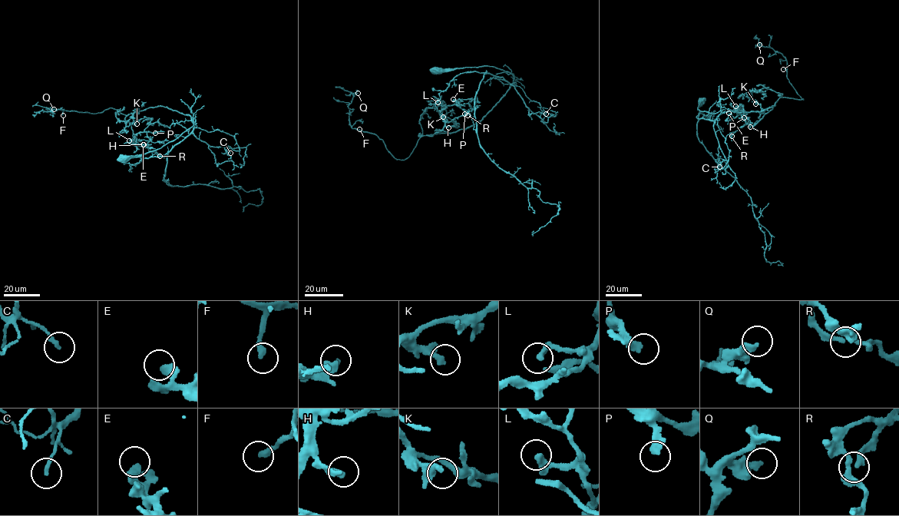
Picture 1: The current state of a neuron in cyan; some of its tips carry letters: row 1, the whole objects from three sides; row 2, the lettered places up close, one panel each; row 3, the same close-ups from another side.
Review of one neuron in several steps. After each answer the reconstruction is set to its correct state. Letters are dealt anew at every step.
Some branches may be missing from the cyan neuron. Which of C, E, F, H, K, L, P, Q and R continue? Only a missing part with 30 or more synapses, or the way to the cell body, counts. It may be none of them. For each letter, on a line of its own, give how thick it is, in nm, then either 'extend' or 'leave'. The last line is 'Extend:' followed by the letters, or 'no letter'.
C: 180 nm | leave
E: 320 nm | leave
F: 280 nm | extend
H: 240 nm | leave
K: 220 nm | leave
L: 200 nm | leave
P: 320 nm | leave
Q: 260 nm | leave
R: 260 nm | leave
Extend: F

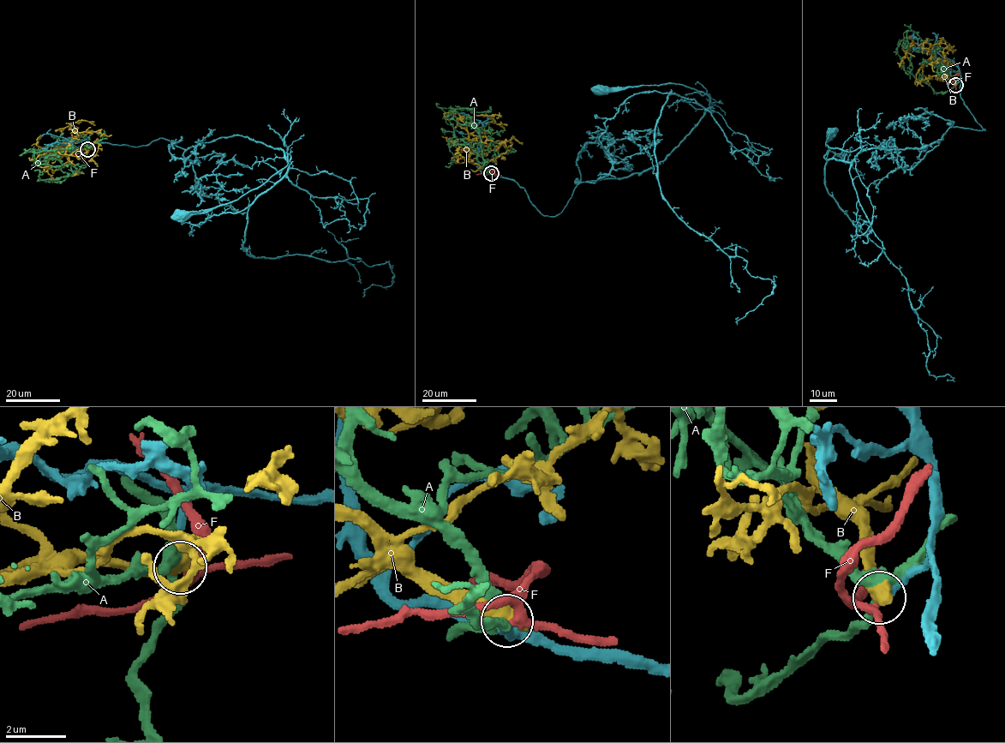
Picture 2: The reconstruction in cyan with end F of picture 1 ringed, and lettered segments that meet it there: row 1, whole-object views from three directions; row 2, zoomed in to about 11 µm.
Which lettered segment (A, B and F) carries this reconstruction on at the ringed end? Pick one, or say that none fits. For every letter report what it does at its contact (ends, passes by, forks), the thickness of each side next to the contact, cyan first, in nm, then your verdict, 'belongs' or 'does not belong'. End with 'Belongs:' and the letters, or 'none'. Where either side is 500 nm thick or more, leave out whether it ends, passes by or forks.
A: it forks; calibres 340 and 320 nm; does not belong
B: it ends; calibres 300 and 480 nm; does not belong
F: it forks; calibres 280 and 190 nm; does not belong
Belongs: none

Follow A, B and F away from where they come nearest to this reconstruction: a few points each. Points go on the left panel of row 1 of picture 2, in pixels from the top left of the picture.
A: (87, 146), (72, 152), (48, 145), (38, 151), (32, 150), (39, 152), (72, 147)
B: (88, 148), (55, 149), (36, 158), (38, 164), (53, 170)
F: (88, 150), (83, 136)

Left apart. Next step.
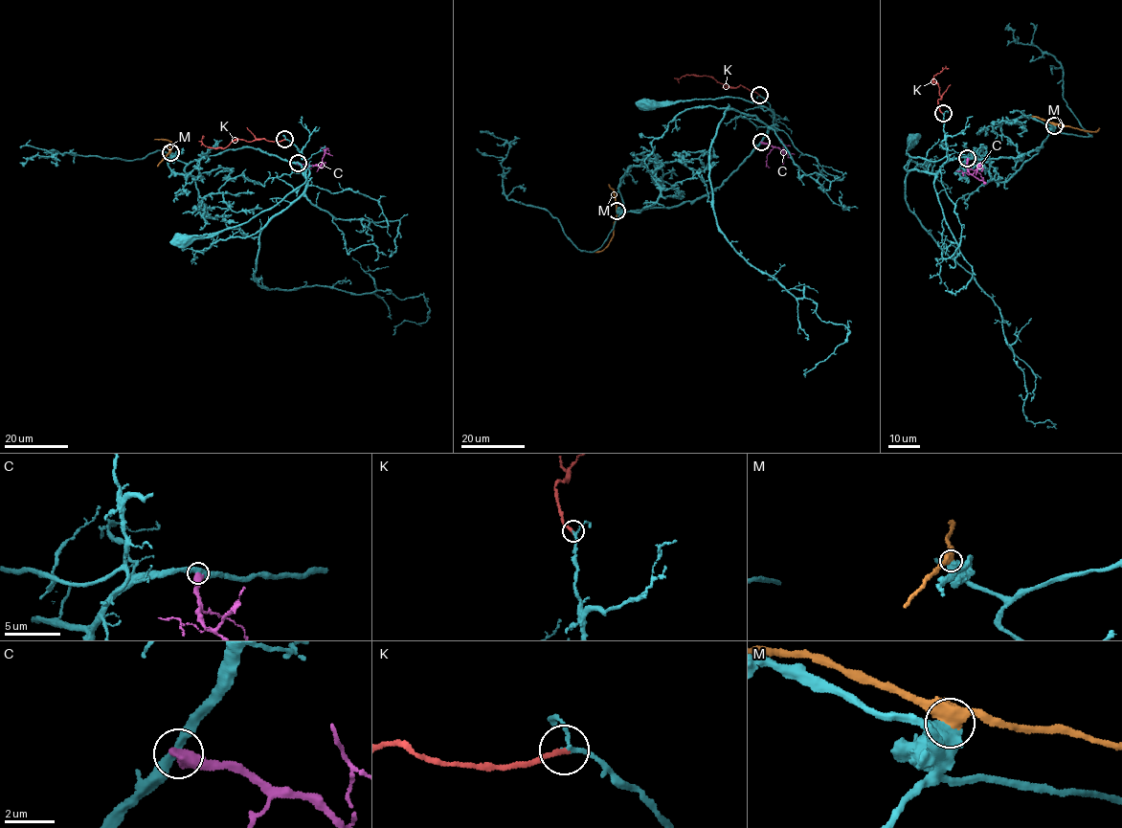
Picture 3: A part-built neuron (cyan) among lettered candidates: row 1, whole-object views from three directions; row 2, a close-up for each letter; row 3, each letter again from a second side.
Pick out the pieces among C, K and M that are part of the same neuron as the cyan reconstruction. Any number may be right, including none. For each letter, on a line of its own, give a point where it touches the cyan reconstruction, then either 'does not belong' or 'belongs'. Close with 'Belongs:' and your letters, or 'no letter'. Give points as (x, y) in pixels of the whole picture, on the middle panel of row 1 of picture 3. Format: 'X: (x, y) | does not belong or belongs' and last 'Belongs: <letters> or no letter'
C: (761, 142) | does not belong
K: (759, 95) | belongs
M: (617, 211) | does not belong
Belongs: K

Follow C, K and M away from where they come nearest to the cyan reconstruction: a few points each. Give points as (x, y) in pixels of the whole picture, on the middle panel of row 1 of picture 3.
C: (761, 142), (778, 147), (791, 156)
K: (759, 95), (742, 85), (727, 86), (710, 77), (685, 75), (677, 79), (679, 83)
M: (617, 212), (609, 243), (599, 252), (593, 253)

